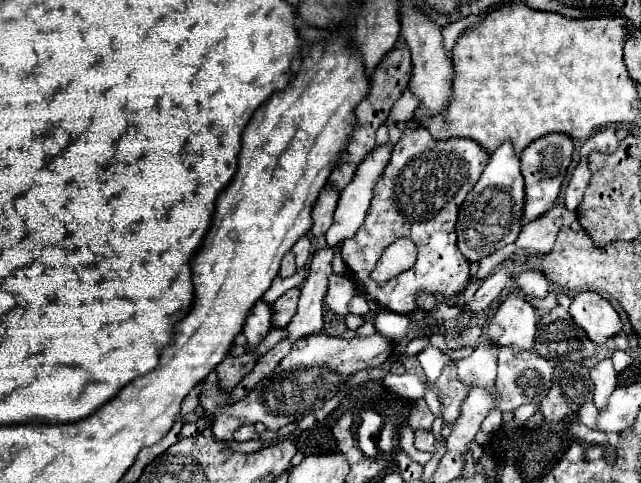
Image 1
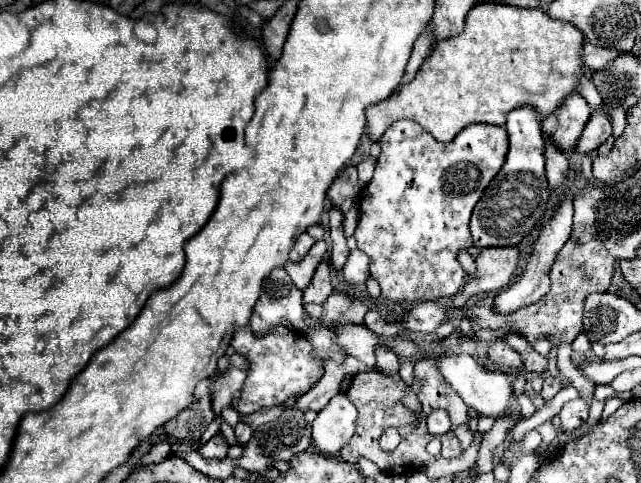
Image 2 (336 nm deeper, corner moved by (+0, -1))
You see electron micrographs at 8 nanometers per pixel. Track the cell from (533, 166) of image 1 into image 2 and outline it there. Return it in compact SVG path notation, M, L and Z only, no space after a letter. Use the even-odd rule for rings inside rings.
M573 92L573 96L567 96L561 108L557 108L557 112L543 118L543 132L561 150L571 152L589 116L591 116L591 106L581 96L581 92Z

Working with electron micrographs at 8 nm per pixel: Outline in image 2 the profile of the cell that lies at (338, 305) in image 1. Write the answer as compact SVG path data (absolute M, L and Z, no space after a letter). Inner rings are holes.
M331 208L329 210L329 216L331 216L331 222L329 222L329 228L331 228L331 240L333 240L333 252L331 252L331 264L337 272L343 270L345 262L347 262L347 256L349 256L349 248L347 248L347 238L345 238L345 232L343 232L343 212L337 210L337 208Z

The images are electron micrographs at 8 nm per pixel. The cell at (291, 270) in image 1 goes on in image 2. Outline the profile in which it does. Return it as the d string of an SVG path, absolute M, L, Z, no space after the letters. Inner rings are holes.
M303 232L303 234L297 238L295 246L291 248L291 252L289 252L289 260L293 260L293 262L301 260L301 258L311 250L311 246L313 246L313 244L315 244L315 240L313 240L307 232Z

